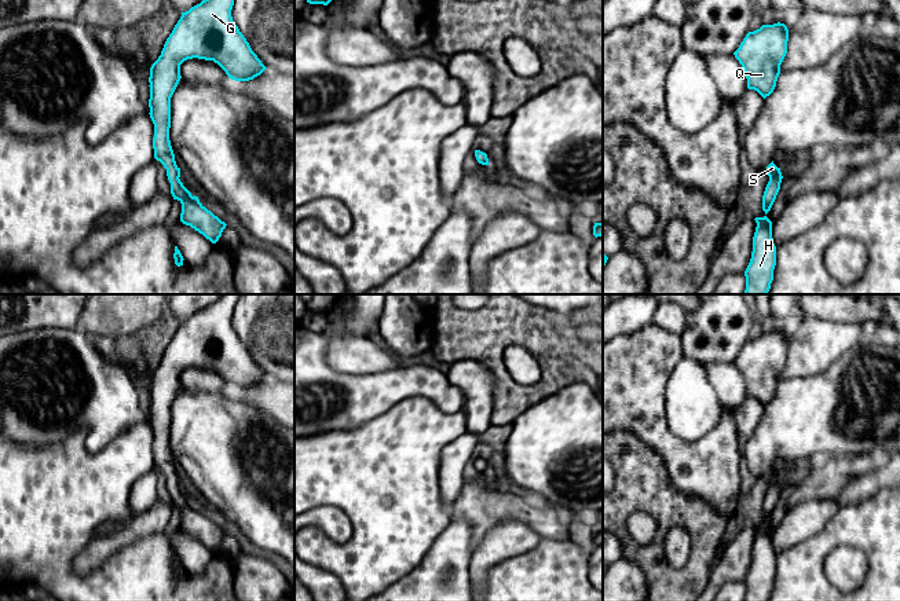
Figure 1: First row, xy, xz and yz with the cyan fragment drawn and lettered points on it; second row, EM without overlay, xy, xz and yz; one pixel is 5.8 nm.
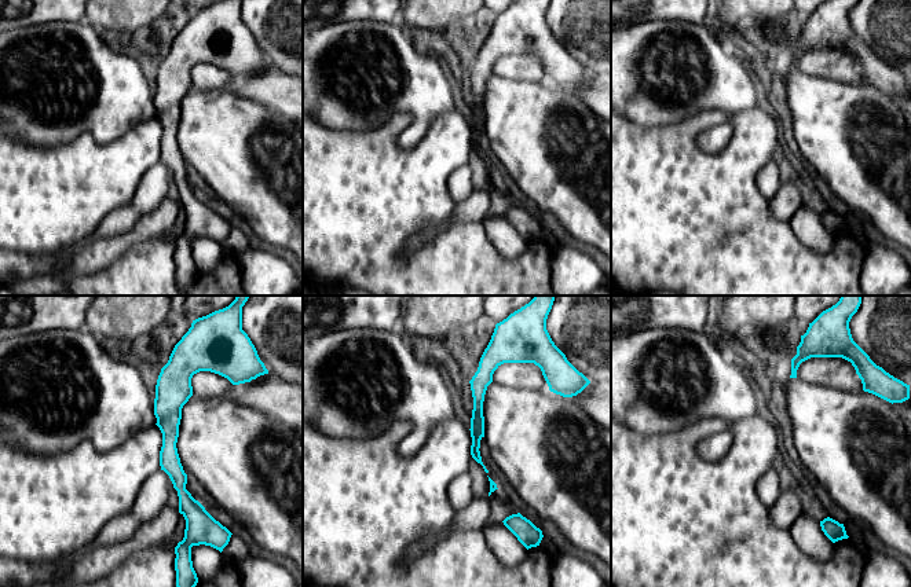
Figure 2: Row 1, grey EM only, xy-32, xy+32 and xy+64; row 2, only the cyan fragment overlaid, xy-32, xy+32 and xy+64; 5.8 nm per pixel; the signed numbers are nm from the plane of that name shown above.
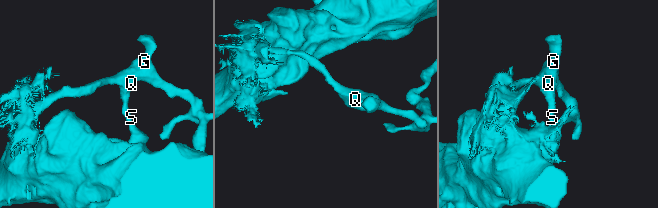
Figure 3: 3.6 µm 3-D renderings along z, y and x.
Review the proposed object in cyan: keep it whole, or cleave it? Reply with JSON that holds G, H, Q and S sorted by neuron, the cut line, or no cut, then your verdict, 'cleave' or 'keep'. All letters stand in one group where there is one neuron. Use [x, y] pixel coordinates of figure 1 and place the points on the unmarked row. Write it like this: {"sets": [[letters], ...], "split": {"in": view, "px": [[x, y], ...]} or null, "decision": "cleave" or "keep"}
{"sets": [["G", "H", "Q", "S"]], "split": null, "decision": "keep"}

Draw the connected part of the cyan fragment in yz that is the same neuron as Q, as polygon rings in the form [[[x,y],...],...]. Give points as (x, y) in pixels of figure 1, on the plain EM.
[[[784,331],[762,333],[749,340],[733,360],[746,381],[747,396],[757,399],[764,407],[776,395],[787,349],[789,337]]]

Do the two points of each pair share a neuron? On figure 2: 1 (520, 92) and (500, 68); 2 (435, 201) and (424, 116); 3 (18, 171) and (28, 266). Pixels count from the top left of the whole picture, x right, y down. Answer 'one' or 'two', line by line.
1: two
2: two
3: two

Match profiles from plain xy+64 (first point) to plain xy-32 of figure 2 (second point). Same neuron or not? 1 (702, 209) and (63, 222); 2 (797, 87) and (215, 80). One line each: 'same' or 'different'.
1: same
2: different

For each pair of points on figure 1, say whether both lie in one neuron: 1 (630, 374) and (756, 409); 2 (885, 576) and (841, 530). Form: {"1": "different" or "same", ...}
{"1": "different", "2": "same"}

